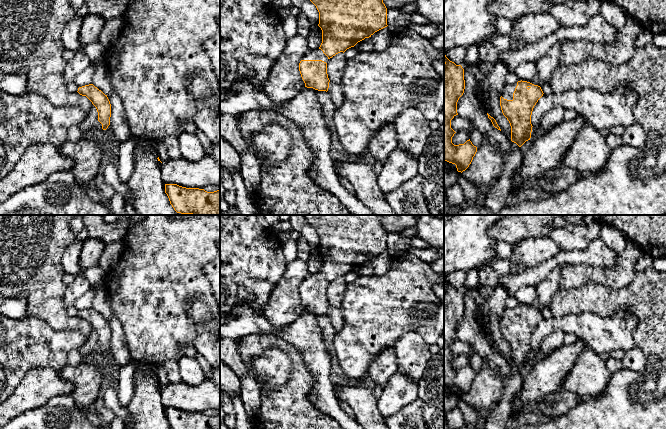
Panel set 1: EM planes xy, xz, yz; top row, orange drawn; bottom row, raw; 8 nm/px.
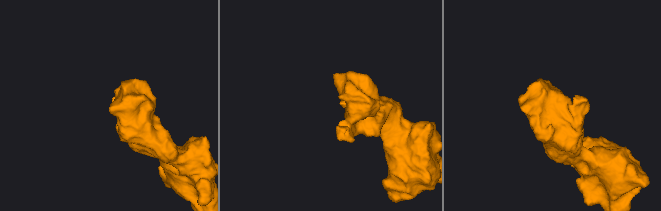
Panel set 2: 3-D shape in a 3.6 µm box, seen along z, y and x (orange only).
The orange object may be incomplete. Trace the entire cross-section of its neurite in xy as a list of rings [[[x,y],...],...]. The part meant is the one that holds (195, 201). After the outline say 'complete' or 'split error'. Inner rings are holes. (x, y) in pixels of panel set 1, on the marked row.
[[[165,184],[165,193],[177,213],[220,215],[220,188],[214,192],[207,192],[199,188]]]; complete

